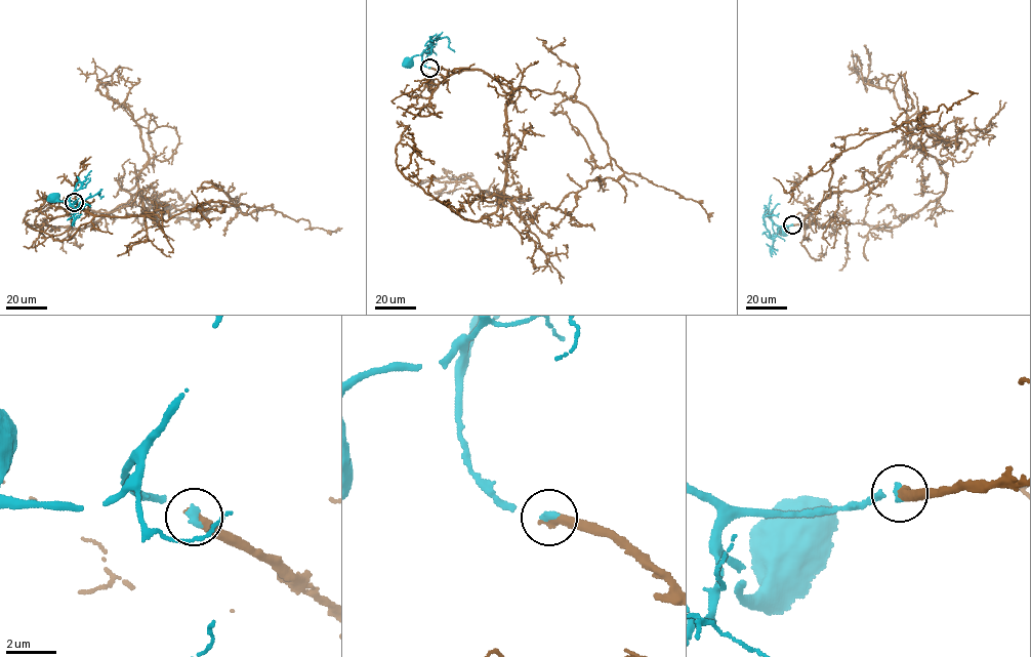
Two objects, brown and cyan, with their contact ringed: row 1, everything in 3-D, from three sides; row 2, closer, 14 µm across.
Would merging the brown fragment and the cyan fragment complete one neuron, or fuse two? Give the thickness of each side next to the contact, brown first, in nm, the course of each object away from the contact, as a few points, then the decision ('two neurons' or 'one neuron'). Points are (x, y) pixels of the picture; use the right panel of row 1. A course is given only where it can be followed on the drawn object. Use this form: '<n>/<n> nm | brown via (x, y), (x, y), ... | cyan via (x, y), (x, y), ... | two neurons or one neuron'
360/280 nm | brown via (792, 224), (806, 224), (833, 193), (871, 183), (914, 147), (945, 176), (939, 197), (898, 226), (834, 214) | cyan via (792, 224), (778, 229), (780, 234), (784, 231) | one neuron

